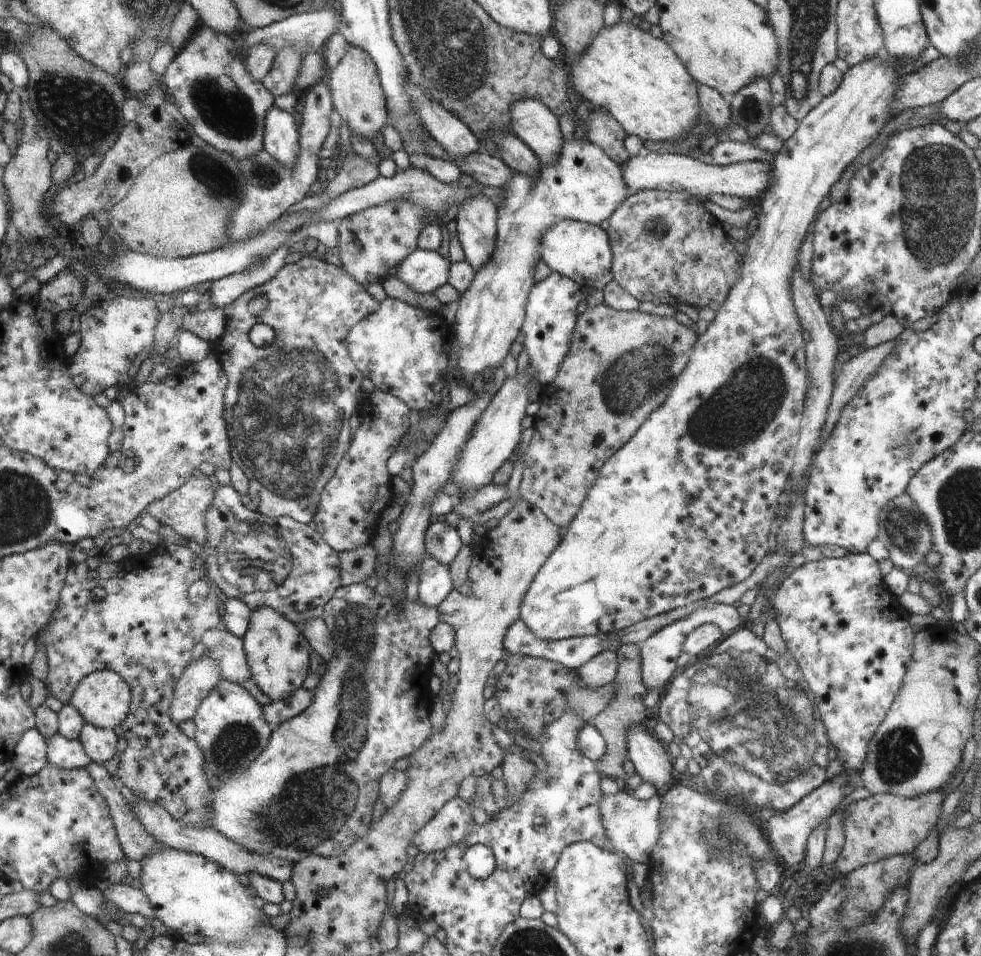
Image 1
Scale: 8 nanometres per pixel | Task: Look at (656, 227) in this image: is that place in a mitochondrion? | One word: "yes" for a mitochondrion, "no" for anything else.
yes

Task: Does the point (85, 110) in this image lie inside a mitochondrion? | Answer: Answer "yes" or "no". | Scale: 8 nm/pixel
yes

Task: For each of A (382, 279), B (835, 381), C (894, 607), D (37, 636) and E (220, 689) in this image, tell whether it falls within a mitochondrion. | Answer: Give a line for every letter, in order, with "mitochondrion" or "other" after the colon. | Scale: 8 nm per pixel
A: other
B: other
C: other
D: other
E: other

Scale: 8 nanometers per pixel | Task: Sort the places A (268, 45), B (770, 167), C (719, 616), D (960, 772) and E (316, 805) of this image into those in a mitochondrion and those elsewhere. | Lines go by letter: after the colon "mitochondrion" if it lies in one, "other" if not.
A: other
B: other
C: other
D: other
E: mitochondrion

